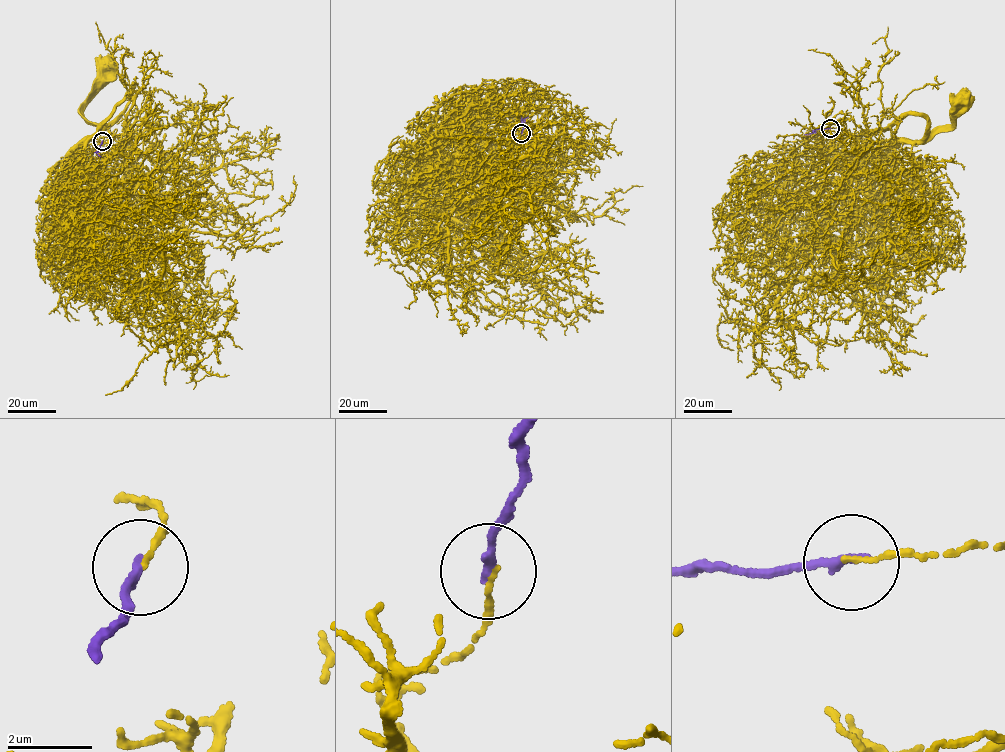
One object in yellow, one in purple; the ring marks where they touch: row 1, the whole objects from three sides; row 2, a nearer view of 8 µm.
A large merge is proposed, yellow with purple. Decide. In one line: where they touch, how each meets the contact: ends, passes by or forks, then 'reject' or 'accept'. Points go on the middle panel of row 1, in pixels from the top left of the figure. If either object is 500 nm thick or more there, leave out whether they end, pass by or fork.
at (521, 133); yellow ends there; purple ends there; reject

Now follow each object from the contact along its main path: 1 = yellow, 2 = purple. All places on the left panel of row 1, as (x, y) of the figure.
1: (103, 141), (106, 158), (70, 171), (103, 128), (85, 120), (82, 105), (106, 68)
2: (102, 141), (96, 152), (100, 156)

